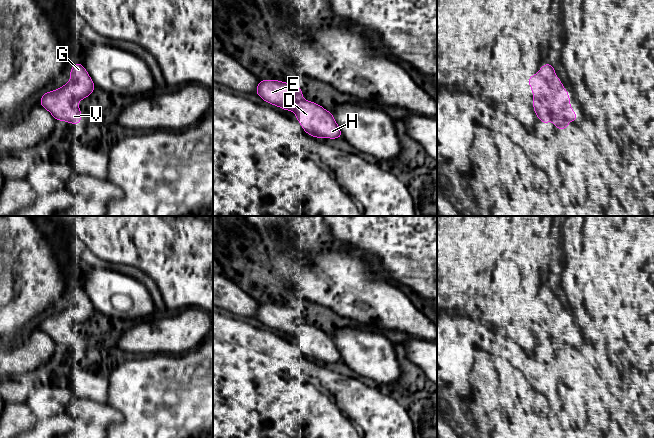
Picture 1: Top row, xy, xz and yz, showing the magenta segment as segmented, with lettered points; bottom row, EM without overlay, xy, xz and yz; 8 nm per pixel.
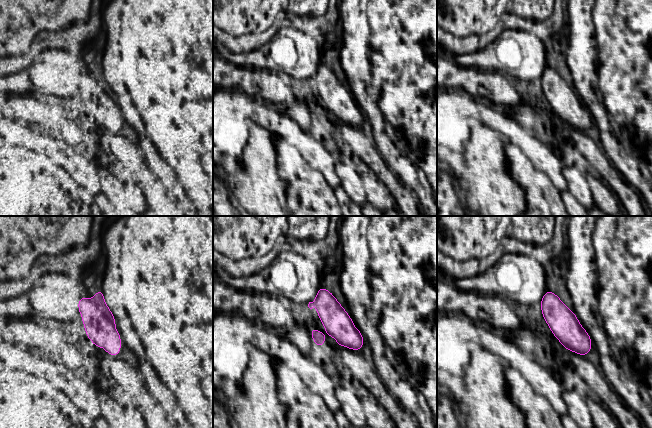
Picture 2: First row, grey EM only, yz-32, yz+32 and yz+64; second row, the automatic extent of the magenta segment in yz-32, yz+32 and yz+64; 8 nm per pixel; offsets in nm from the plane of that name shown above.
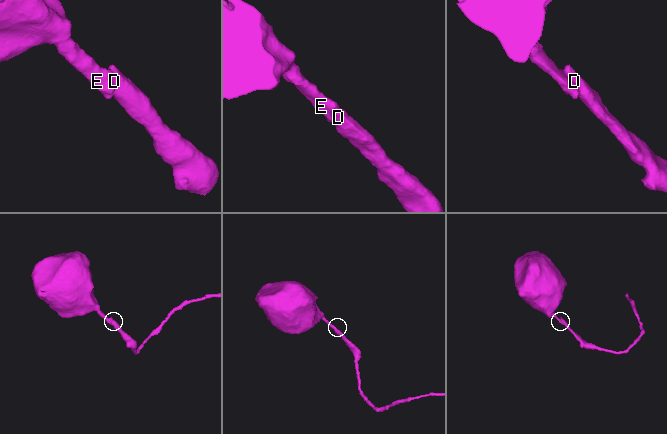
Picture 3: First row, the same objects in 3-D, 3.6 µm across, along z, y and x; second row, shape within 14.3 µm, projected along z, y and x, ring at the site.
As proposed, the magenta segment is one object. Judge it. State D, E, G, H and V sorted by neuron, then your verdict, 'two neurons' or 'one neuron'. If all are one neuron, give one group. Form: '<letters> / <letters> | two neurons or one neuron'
D E G H V | one neuron

